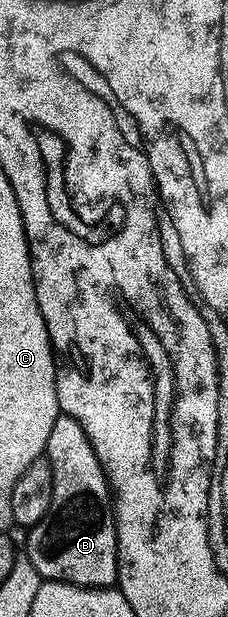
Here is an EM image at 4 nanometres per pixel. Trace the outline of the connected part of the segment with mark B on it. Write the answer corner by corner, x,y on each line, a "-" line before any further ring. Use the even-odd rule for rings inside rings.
73,417
54,419
46,458
52,466
53,495
45,517
29,528
26,554
30,563
49,581
65,581
88,589
117,584
116,515
108,475
82,427

